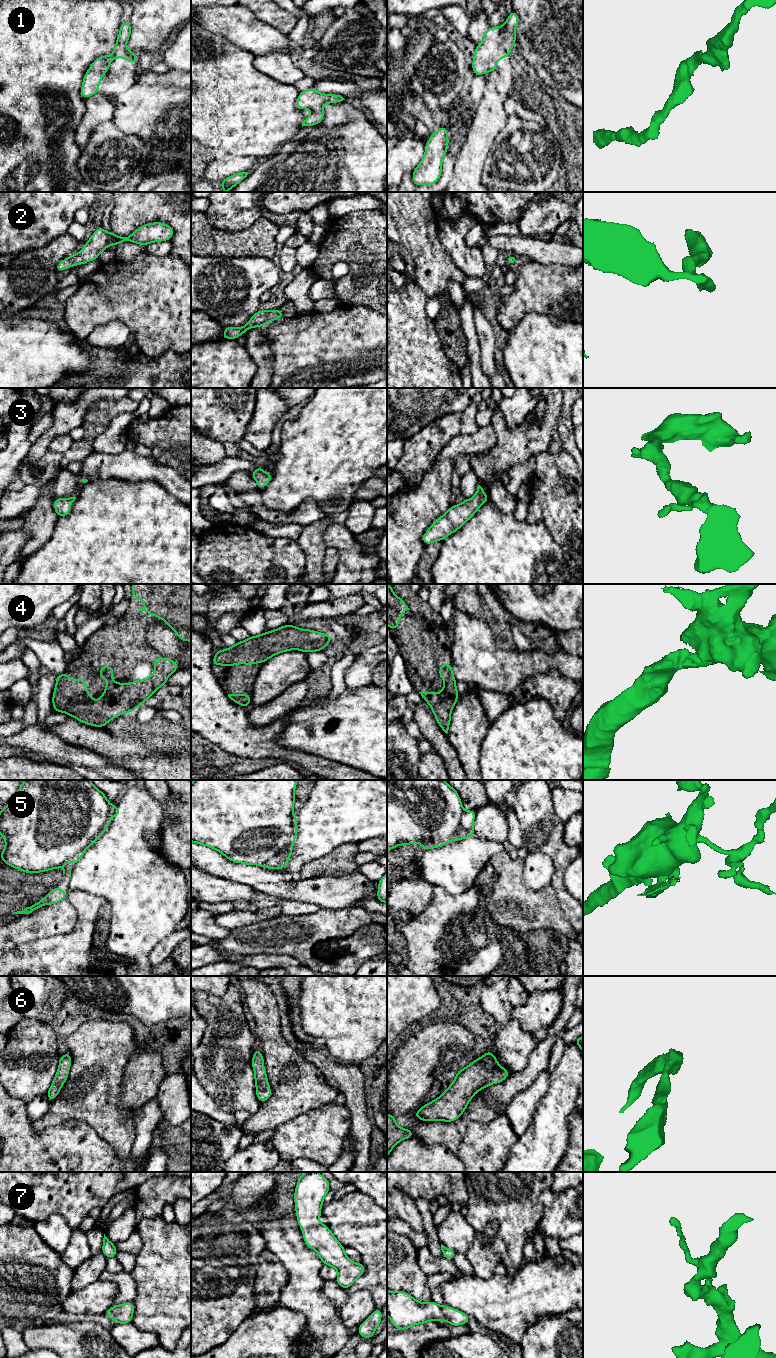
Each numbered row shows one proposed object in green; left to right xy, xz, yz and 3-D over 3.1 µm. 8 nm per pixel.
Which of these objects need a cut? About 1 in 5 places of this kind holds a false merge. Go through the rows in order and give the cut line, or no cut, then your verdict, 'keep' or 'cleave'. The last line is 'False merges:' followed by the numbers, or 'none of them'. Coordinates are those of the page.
1: no cut | keep
2: no cut | keep
3: no cut | keep
4: no cut | keep
5: xz (292, 815), (292, 841), (284, 849), (260, 865) | cleave
6: no cut | keep
7: no cut | keep
False merges: 5

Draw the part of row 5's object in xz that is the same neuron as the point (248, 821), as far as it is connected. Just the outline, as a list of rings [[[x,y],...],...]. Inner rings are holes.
[[[195,780],[191,784],[191,842],[211,847],[231,862],[259,865],[292,843],[297,780]]]

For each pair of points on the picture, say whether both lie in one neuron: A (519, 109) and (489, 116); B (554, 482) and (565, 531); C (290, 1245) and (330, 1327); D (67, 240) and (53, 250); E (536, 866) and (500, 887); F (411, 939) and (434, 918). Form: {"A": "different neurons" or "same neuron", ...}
{"A": "different neurons", "B": "same neuron", "C": "same neuron", "D": "same neuron", "E": "different neurons", "F": "same neuron"}

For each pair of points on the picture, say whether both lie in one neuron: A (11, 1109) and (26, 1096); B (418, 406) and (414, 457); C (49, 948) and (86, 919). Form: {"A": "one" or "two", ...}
{"A": "two", "B": "two", "C": "one"}

